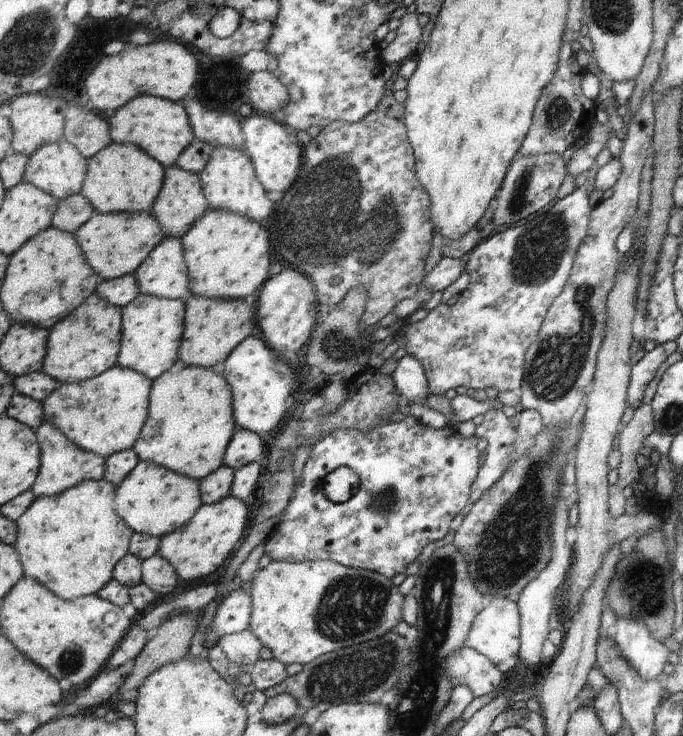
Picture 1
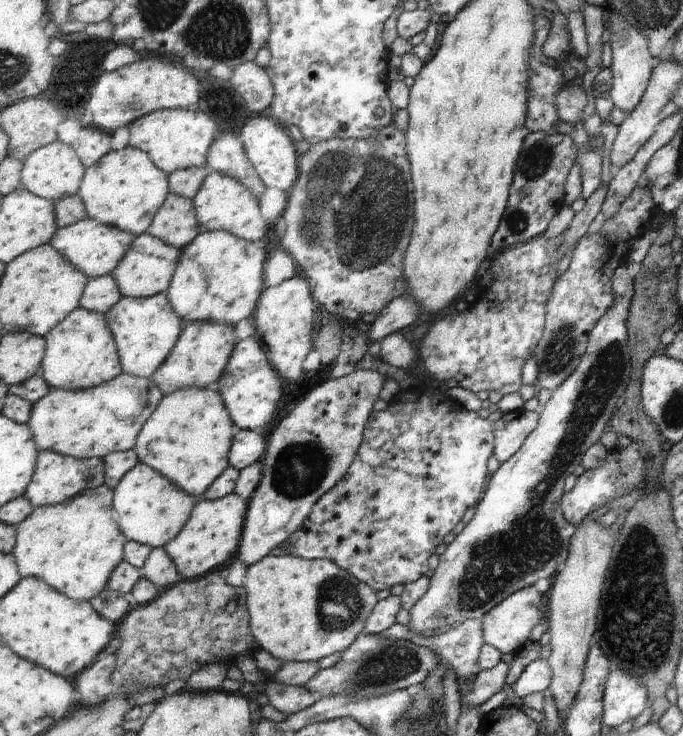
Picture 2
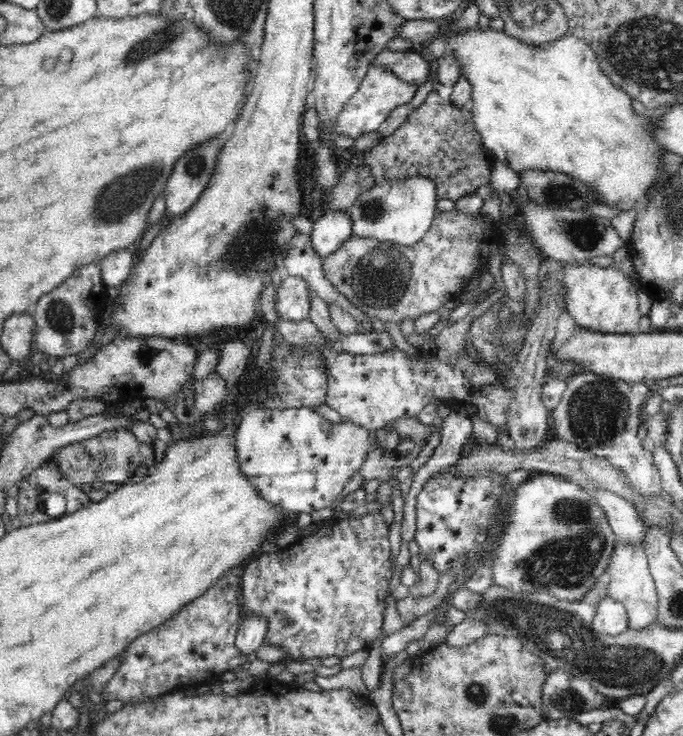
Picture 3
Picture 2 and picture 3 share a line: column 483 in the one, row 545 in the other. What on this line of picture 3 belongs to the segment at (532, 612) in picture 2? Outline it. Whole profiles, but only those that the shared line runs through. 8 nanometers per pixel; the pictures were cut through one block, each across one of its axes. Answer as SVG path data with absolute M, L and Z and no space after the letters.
M618 543L614 556L608 563L606 574L610 577L609 596L625 606L629 621L628 630L644 630L657 623L658 593L648 570L647 555L642 548Z

